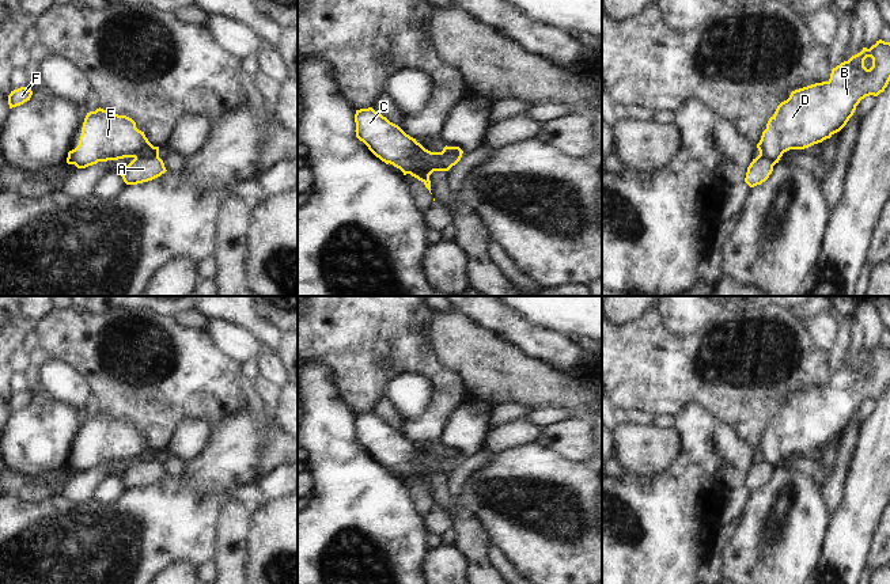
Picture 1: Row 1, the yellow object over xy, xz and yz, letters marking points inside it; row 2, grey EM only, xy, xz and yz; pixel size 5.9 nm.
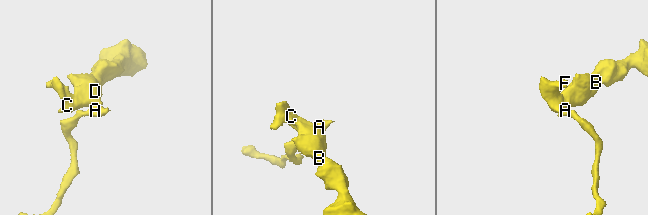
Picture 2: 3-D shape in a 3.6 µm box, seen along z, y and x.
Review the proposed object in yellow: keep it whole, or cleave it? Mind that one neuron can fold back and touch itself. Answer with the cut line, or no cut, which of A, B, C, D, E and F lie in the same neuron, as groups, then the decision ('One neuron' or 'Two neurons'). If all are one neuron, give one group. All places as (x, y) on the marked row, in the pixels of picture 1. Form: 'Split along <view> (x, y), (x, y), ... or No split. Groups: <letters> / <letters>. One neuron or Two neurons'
Split along xy (158, 155), (137, 155), (135, 158). Groups: A / B C D E F. Two neurons.

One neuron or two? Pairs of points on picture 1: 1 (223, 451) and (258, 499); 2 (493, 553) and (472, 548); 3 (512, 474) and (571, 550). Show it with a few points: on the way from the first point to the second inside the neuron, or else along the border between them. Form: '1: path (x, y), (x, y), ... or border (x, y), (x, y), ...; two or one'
1: border (253, 482), (233, 486), (226, 497); two
2: border (488, 542), (487, 561), (495, 569); two
3: path (527, 493), (536, 501), (546, 526), (552, 531); one

